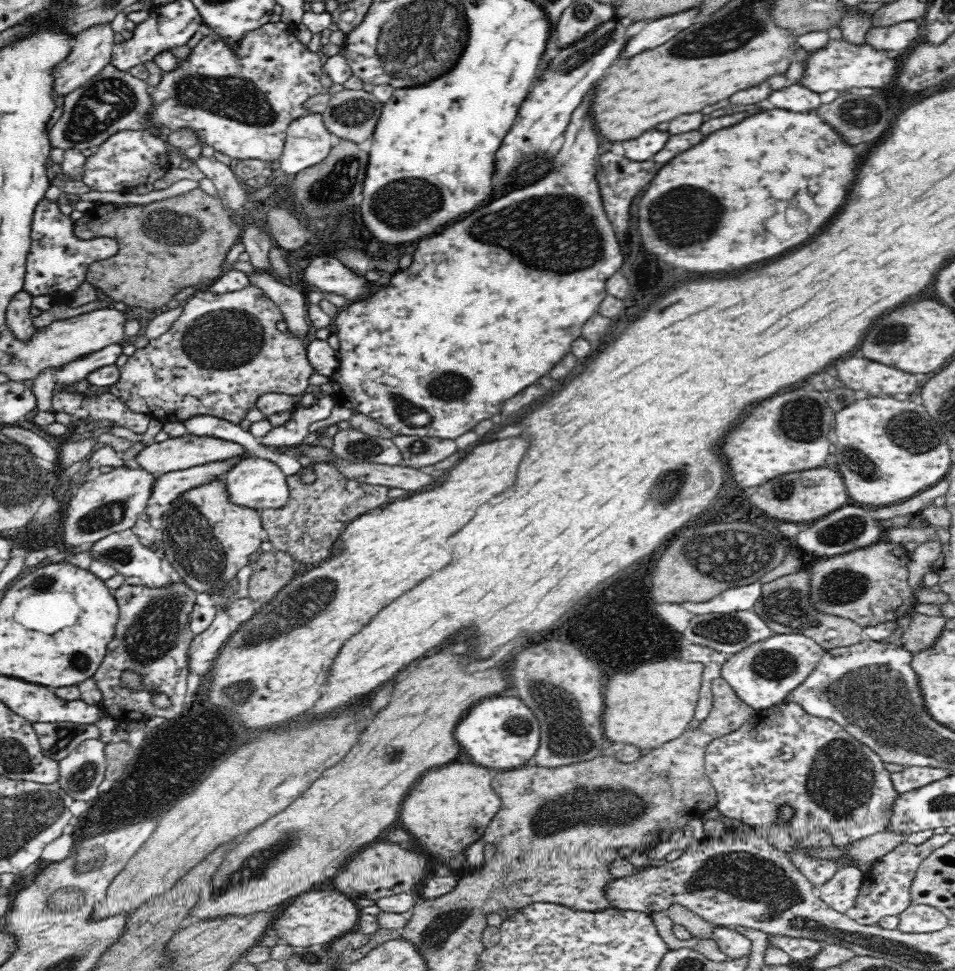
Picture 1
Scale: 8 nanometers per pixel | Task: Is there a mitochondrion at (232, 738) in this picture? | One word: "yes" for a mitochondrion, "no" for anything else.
yes

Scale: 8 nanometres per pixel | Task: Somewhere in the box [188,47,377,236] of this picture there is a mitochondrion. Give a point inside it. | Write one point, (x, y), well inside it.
(330, 191)

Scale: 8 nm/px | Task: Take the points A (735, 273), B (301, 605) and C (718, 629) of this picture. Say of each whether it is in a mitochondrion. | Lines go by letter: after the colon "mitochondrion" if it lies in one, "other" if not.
A: other
B: mitochondrion
C: mitochondrion

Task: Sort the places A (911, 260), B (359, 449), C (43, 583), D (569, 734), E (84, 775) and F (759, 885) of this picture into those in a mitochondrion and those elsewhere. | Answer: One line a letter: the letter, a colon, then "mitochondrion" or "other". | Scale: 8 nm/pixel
A: other
B: mitochondrion
C: mitochondrion
D: mitochondrion
E: mitochondrion
F: mitochondrion

